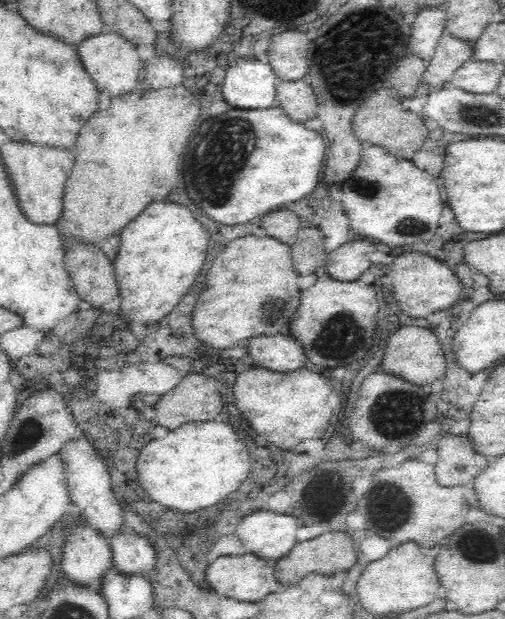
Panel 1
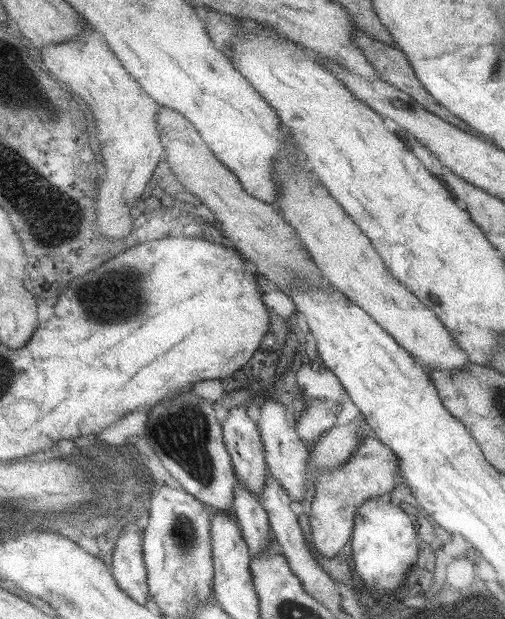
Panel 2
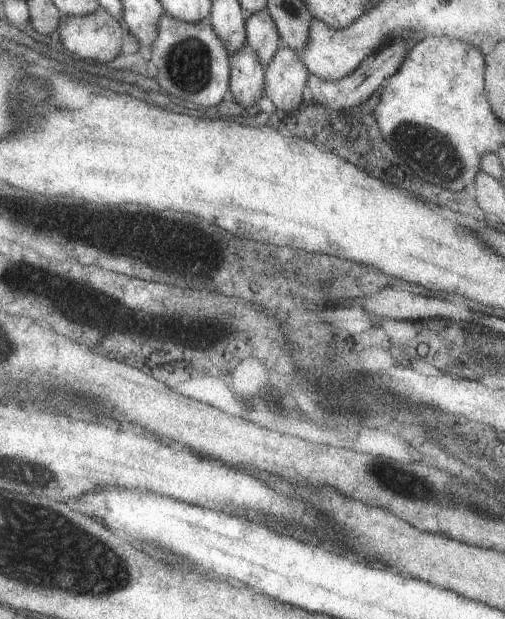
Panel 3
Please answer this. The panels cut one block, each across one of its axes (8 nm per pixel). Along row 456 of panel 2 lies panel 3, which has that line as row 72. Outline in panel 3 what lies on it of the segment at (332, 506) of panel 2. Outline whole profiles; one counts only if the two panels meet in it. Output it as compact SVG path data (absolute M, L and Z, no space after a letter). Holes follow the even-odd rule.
M395 39L392 43L384 45L378 52L370 55L351 75L345 76L342 80L327 81L319 76L312 75L308 81L308 94L311 100L317 100L317 103L329 106L333 110L351 110L355 106L364 104L370 100L371 96L376 95L385 82L392 78L402 67L407 56L415 47L417 41L411 39Z

